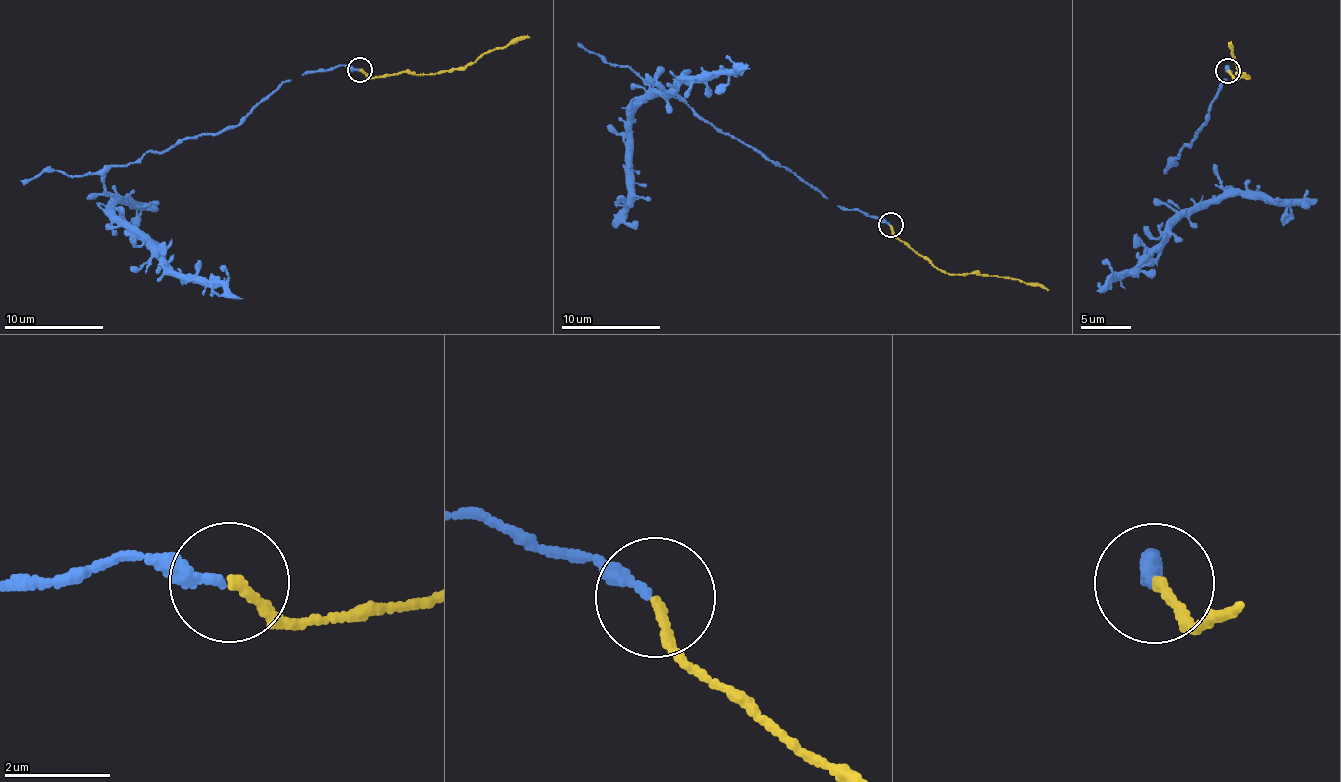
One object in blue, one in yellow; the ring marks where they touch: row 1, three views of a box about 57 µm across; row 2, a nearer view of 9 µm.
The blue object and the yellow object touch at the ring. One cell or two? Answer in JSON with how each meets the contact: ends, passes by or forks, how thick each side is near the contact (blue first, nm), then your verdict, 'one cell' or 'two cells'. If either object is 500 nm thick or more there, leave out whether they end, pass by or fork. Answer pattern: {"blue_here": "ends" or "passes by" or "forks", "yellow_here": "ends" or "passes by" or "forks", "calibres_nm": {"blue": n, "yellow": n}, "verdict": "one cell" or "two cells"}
{"blue_here": "ends", "yellow_here": "ends", "calibres_nm": {"blue": 240, "yellow": 170}, "verdict": "one cell"}

